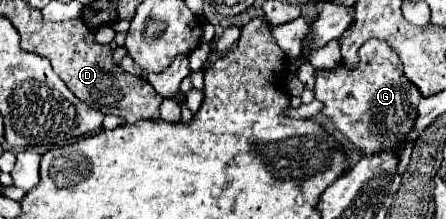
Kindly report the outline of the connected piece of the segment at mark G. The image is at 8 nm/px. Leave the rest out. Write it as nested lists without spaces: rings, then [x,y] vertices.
[[[363,43],[357,65],[339,63],[335,69],[317,69],[313,93],[315,99],[323,103],[321,115],[331,119],[333,127],[355,145],[361,157],[395,153],[399,175],[403,175],[415,145],[415,141],[407,141],[407,135],[415,129],[415,121],[419,117],[417,105],[423,95],[405,77],[399,57],[395,57],[395,51],[387,43]]]

